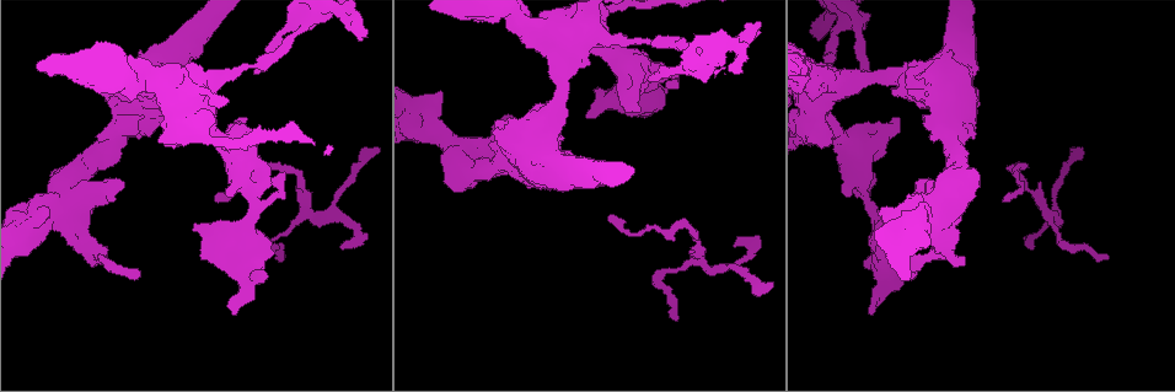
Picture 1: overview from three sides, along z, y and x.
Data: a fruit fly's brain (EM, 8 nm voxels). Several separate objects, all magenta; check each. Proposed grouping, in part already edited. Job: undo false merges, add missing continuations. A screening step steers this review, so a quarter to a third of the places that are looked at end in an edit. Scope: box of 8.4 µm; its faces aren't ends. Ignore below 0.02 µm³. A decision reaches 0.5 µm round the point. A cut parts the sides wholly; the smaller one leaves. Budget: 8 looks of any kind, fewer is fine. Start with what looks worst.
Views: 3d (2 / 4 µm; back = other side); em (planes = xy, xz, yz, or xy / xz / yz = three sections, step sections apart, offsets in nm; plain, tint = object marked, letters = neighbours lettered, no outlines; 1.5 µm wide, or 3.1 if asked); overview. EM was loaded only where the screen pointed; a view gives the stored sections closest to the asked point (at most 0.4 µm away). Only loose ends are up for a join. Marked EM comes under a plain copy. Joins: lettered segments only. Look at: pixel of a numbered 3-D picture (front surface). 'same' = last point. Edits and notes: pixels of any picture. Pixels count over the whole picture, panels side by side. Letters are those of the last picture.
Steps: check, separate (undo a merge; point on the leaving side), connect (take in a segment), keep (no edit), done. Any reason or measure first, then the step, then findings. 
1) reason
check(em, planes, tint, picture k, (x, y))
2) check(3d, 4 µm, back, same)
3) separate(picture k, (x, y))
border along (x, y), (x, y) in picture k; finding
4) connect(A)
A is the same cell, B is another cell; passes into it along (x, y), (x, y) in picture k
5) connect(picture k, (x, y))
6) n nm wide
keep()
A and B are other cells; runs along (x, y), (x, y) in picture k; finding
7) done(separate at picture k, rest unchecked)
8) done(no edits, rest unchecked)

thick end
check(em, xy, step 8, tint, picture 1, (590, 117))

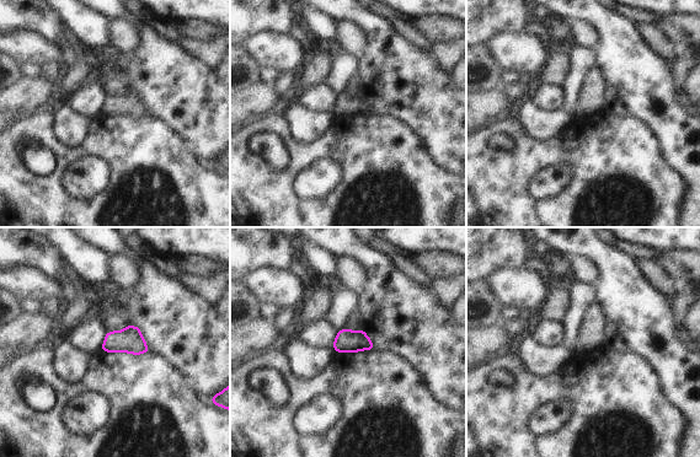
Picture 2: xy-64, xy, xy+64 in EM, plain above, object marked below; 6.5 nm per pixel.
check(em, xy, step 8, letters, same)

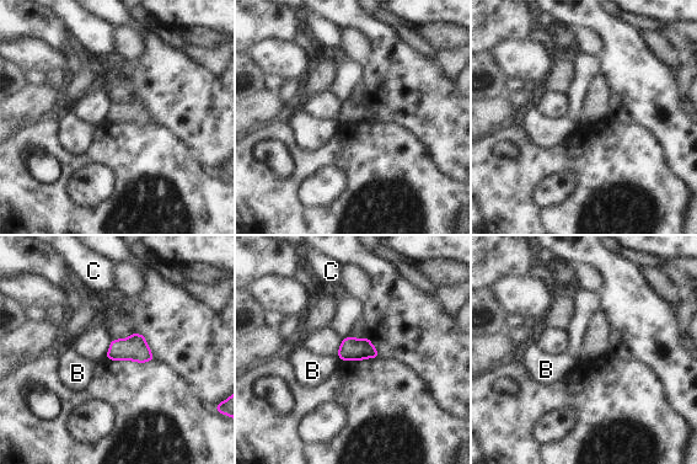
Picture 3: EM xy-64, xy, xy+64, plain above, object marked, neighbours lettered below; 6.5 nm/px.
keep()
B and C are other cells; border along (337, 356), (341, 360) in picture 3; no lettered segment goes on from it

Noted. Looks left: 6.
thin end
check(em, planes, tint, picture 1, (282, 259))

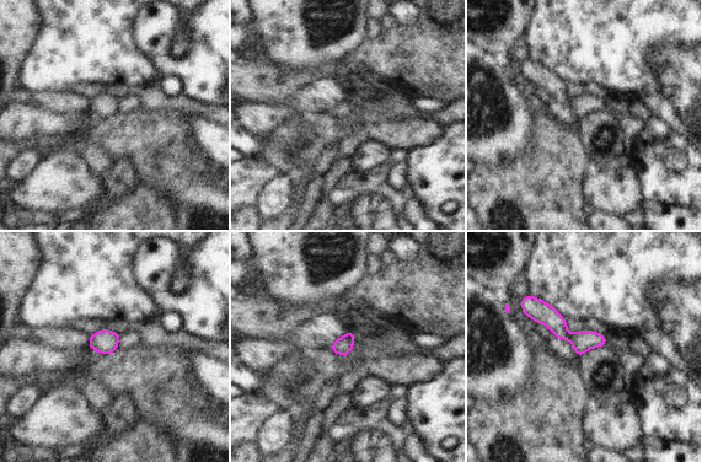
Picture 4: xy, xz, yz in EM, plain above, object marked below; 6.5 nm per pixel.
check(em, planes, letters, same)

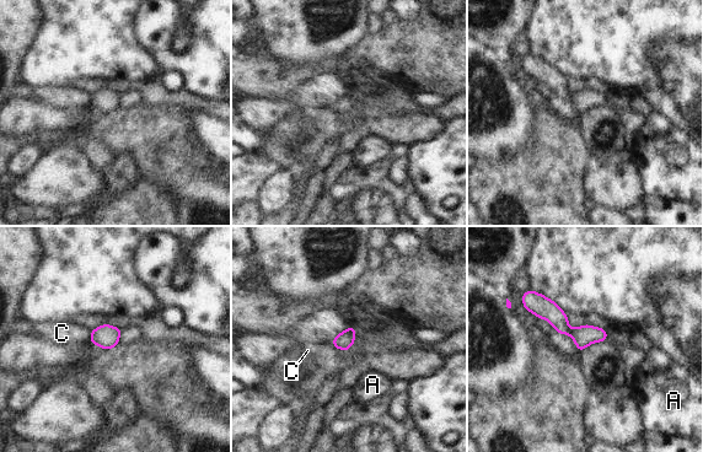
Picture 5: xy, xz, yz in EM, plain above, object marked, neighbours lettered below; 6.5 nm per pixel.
keep()
A and C are other cells; runs along (529, 299), (567, 329), (604, 337) in picture 5; none of them fits

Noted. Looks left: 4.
an open end
check(3d, 2 µm, picture 1, (863, 127))

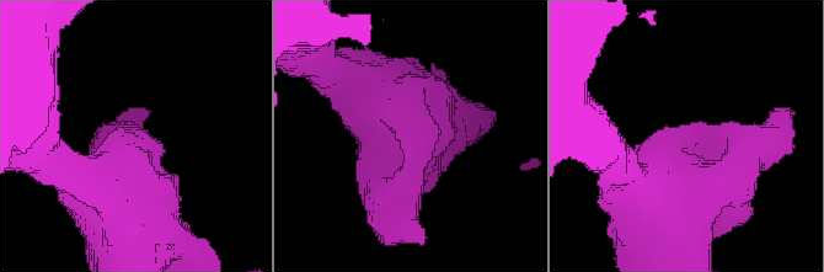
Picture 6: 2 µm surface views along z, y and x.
check(em, xz, step 8, tint, picture 6, (162, 154))

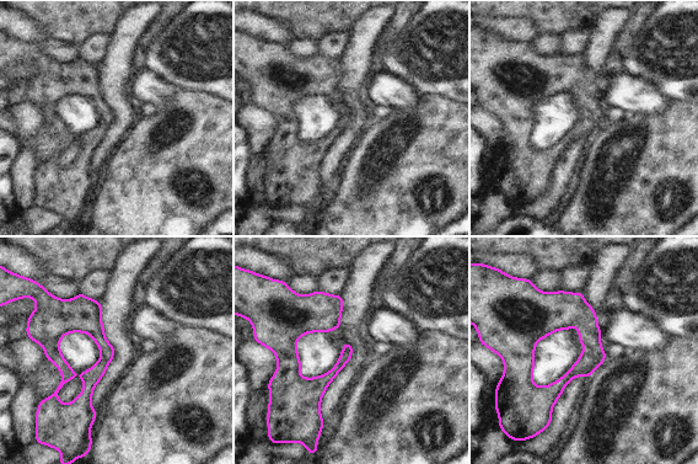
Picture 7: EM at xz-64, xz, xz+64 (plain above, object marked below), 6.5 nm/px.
another direction
check(em, planes, letters, same)

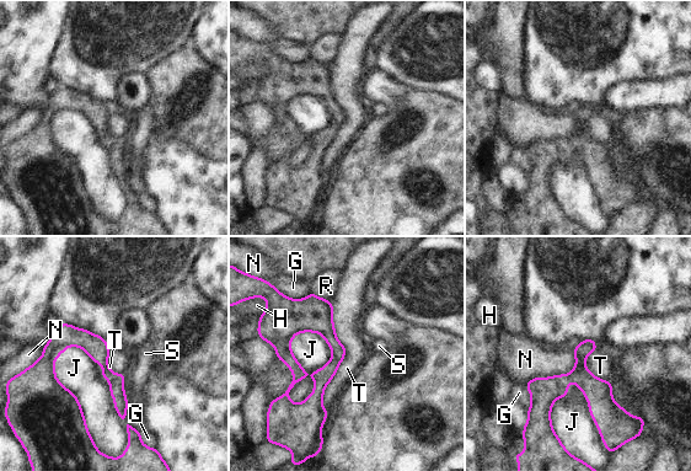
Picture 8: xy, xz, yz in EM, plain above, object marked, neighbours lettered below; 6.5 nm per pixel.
J touches over 600 nm
keep()
G, H, J, N, R, S and T are other cells; border along (346, 348), (325, 389), (325, 408) in picture 8; none of them fits

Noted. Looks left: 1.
done(no edits, rest unchecked)

